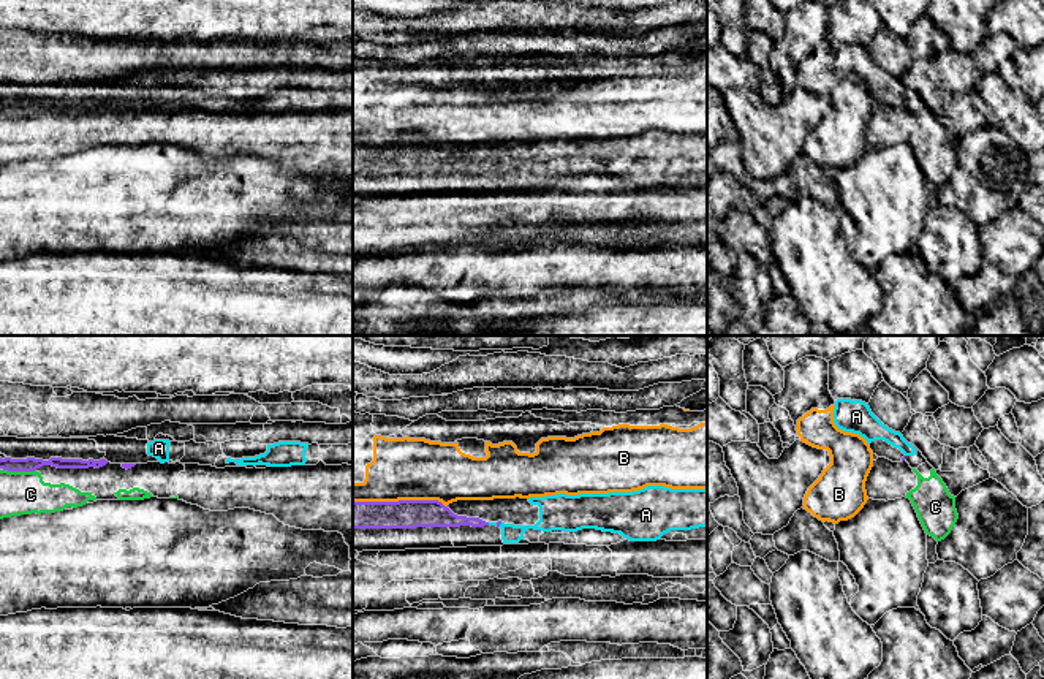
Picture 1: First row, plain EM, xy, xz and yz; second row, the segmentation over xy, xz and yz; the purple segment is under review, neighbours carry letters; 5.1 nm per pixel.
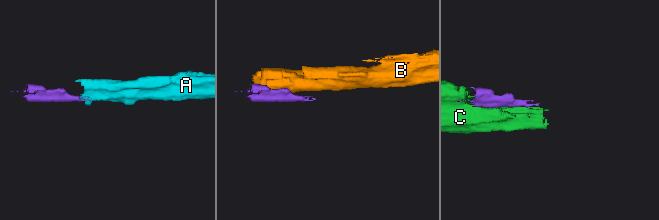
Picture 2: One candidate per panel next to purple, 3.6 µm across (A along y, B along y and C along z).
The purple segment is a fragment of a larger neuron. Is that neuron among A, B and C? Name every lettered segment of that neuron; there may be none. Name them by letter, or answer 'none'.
A

